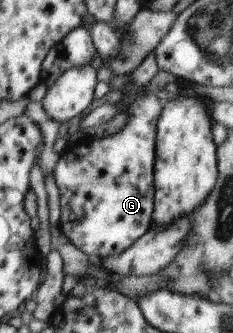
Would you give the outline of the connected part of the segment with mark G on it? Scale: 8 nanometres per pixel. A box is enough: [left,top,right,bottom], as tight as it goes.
[53,92,163,259]

